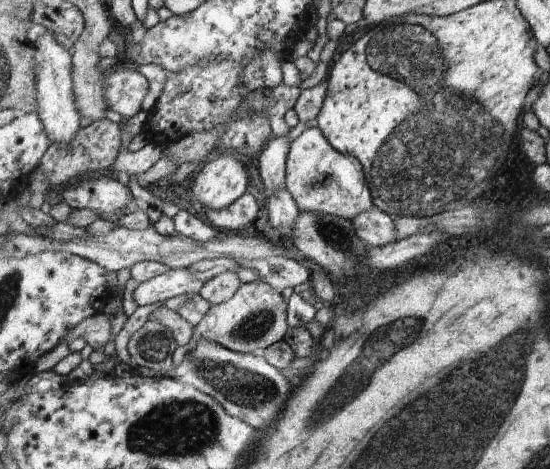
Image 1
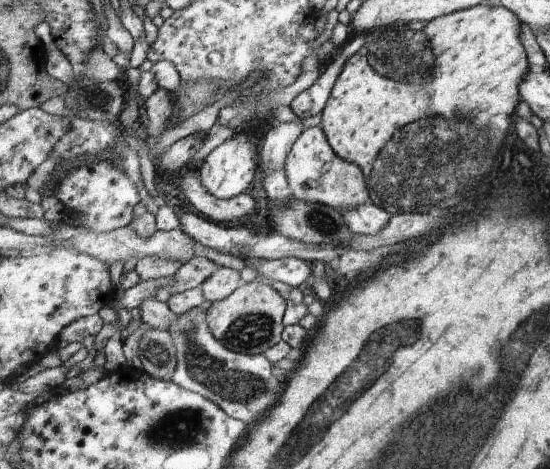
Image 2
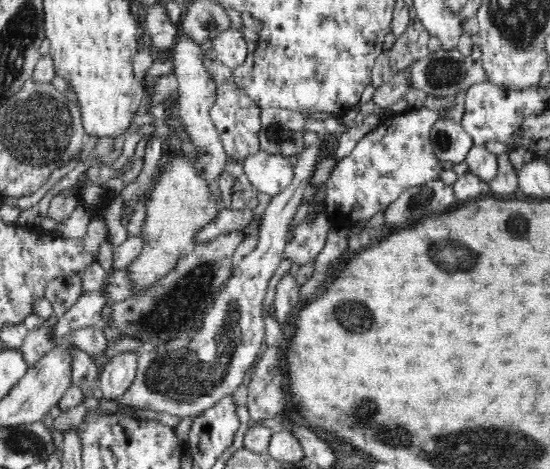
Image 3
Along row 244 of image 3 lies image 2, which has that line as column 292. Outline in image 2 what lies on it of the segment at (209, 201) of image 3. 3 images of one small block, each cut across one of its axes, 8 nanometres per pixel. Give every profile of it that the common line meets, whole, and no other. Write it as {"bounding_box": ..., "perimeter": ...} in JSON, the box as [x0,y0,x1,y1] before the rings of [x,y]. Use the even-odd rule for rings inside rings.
{"bounding_box":[285,124,370,212],"perimeter":[[[319,124],[306,128],[295,141],[286,158],[285,169],[293,196],[298,199],[326,204],[341,212],[370,202],[364,172],[333,150],[328,136]]]}

